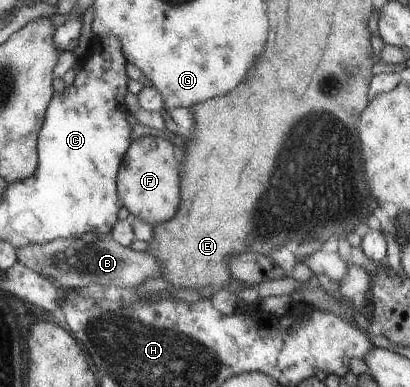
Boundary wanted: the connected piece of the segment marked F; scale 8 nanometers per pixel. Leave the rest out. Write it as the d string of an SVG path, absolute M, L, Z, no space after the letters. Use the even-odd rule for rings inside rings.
M152 135L134 139L128 147L128 155L124 155L124 171L120 171L120 179L116 179L116 187L120 187L119 200L127 213L150 227L170 220L180 199L176 167L172 145L166 139Z

